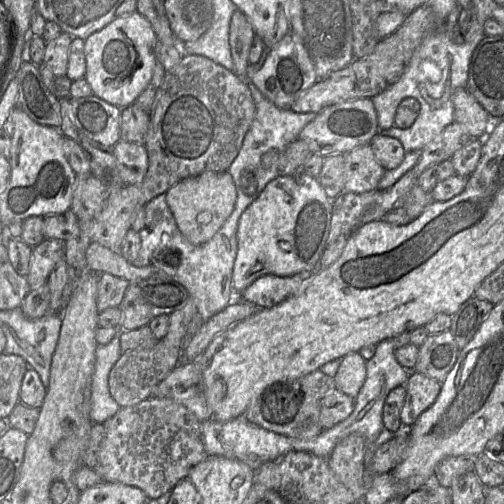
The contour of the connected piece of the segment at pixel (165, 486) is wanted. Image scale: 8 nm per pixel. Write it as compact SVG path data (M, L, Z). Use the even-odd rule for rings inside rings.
M149 397L138 404L120 407L105 425L98 463L94 471L106 482L121 483L139 488L149 499L156 499L178 484L192 467L206 456L200 422L184 405L170 399Z

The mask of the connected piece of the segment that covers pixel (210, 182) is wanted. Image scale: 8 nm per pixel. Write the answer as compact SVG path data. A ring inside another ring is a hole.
M205 171L185 178L167 190L166 202L180 232L195 245L209 241L232 213L237 190L229 171Z

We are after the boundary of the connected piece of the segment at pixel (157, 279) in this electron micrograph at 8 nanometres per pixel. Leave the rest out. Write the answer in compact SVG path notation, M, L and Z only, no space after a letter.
M157 272L146 279L129 283L119 305L122 311L122 321L119 329L120 331L129 331L146 326L153 318L162 314L170 315L182 308L189 297L186 288L164 272Z

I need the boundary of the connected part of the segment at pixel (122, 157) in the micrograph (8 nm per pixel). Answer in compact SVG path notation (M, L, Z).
M120 140L112 152L125 185L140 183L144 179L148 170L148 154L143 144Z

